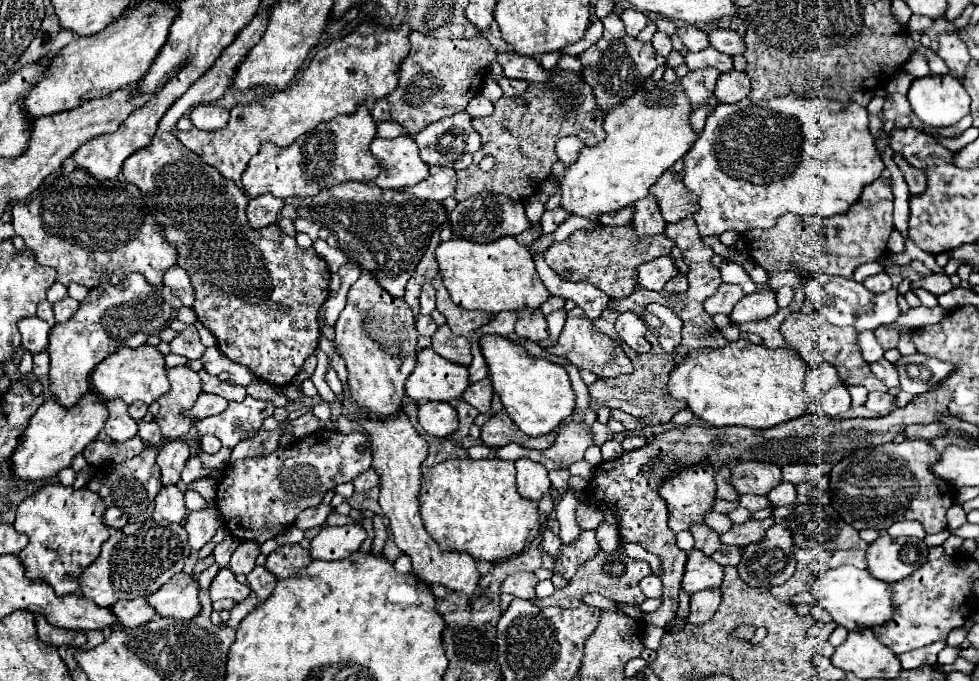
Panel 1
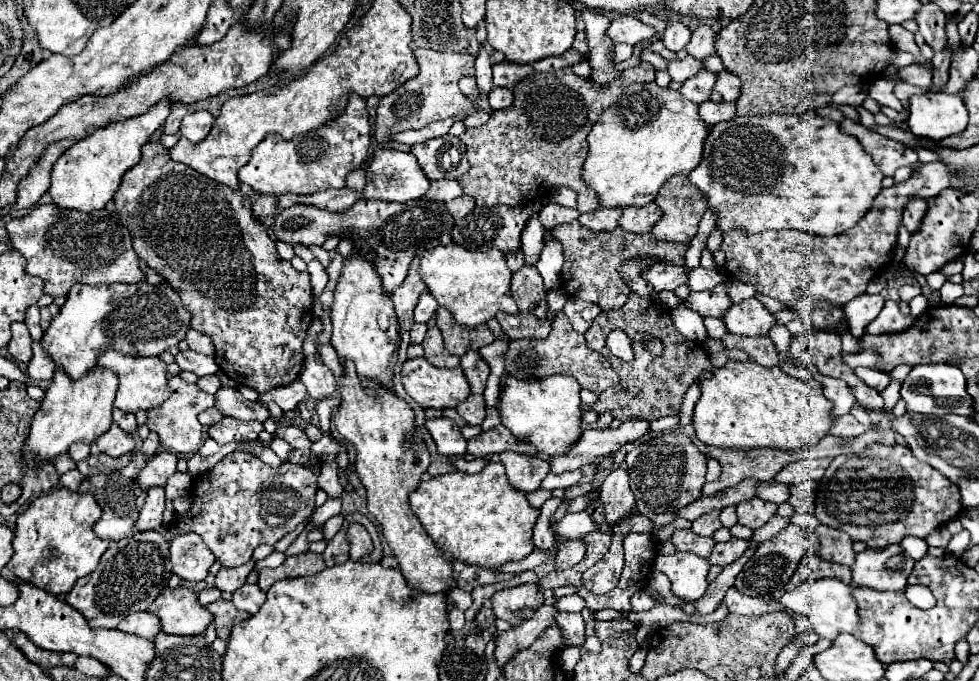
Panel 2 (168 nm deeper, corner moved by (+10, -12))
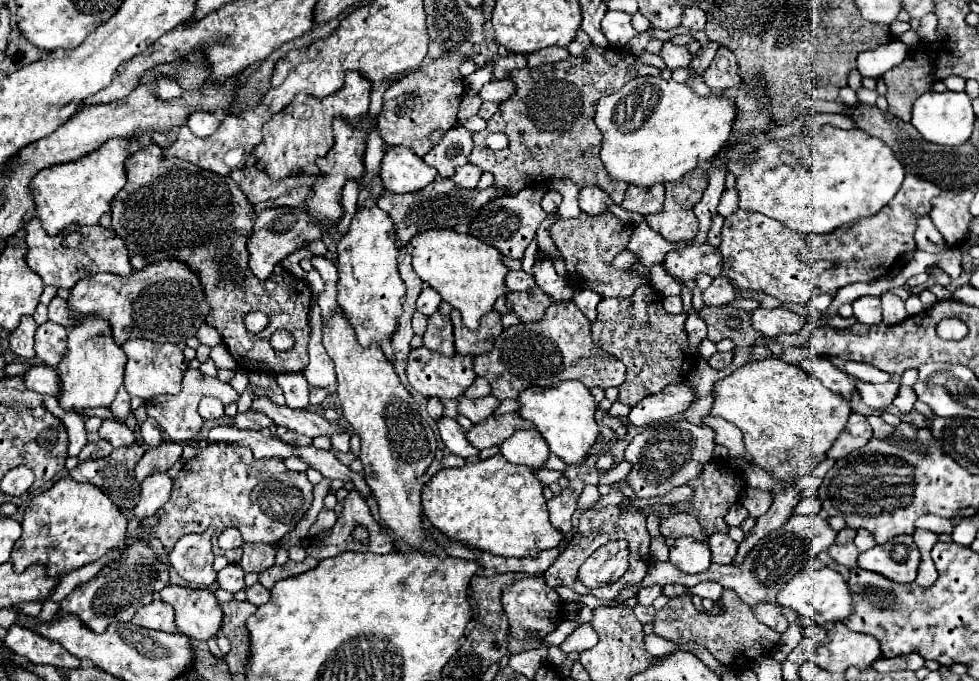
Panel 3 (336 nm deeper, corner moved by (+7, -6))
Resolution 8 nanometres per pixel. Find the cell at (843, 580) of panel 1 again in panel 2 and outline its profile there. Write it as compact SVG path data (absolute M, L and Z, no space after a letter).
M838 578L808 580L808 582L802 582L800 586L796 586L794 590L784 592L780 596L780 604L784 604L792 612L798 612L798 614L810 618L810 622L812 622L814 630L820 634L820 638L834 640L842 632L854 632L854 628L860 622L858 604L854 602L852 590L854 590L852 584L844 584Z

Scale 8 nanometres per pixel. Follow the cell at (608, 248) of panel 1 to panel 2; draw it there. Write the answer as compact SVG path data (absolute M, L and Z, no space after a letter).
M578 220L556 226L552 230L552 236L562 244L562 250L564 250L564 266L560 272L560 282L562 282L562 288L566 290L566 294L582 298L586 302L594 302L604 312L624 306L624 302L630 294L630 286L618 274L618 270L624 262L630 262L630 260L650 262L652 258L656 258L662 264L682 266L684 254L688 250L686 244L664 242L664 240L654 238L654 234L650 234L650 232L648 234L632 234L632 232L624 232L622 228L616 228L612 232L592 232L586 226L582 226Z

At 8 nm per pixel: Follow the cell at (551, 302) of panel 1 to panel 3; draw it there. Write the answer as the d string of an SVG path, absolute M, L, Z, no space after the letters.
M523 270L507 272L505 278L507 278L505 284L507 284L507 288L509 288L511 292L525 292L525 290L529 290L529 288L535 286L535 280L533 280L529 274L525 274Z

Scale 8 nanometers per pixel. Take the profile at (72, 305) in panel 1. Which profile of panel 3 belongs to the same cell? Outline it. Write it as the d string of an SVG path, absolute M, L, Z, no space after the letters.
M55 296L51 300L51 304L49 304L49 320L55 322L55 324L61 324L65 328L73 326L73 322L75 322L71 310L67 308L67 302L63 298L59 298L59 296Z

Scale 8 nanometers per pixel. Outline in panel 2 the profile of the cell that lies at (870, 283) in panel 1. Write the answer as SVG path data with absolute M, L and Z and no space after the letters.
M860 294L854 298L854 302L848 302L844 306L846 318L850 322L850 332L856 340L862 338L864 328L880 314L884 306L884 298L880 294Z

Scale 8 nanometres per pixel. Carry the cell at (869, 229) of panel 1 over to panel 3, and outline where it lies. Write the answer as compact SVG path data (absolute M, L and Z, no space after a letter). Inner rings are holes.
M909 174L903 188L881 212L861 218L855 224L845 224L825 236L799 234L765 214L737 210L725 218L721 228L719 252L723 256L723 276L739 290L763 292L781 302L809 302L819 294L835 296L837 290L847 284L873 282L887 276L887 270L869 268L891 268L903 254L915 250L913 234L917 216L931 212L931 198L941 194L933 182L927 192L923 190L923 182ZM917 188L919 194L915 194Z

